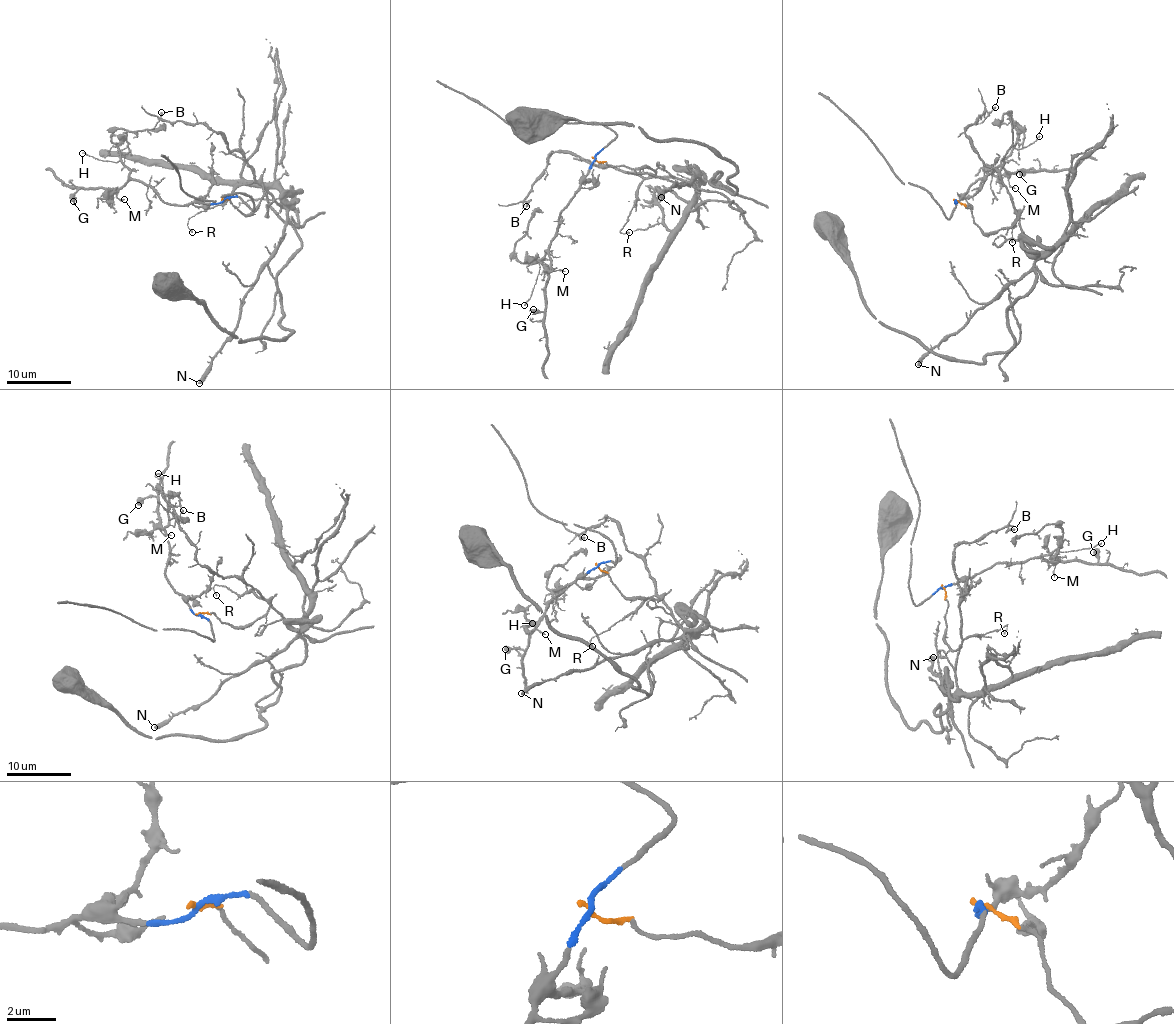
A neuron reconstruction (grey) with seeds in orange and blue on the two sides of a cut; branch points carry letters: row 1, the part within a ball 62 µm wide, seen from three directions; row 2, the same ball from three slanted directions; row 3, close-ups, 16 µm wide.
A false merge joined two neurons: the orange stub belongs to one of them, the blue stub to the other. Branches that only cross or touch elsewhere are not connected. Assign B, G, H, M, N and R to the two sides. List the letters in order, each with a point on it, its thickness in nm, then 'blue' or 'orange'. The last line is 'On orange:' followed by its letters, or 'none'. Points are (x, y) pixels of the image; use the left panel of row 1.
B: place (161, 112); calibre 150 nm; orange
G: place (73, 201); calibre 600 nm; blue
H: place (82, 153); calibre 100 nm; blue
M: place (124, 199); calibre 130 nm; blue
N: place (199, 383); calibre 480 nm; orange
R: place (192, 232); calibre 110 nm; orange
On orange: B, N, R

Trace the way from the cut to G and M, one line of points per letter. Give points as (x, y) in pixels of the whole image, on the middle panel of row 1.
G: (594, 157), (576, 194), (563, 209), (557, 225), (549, 252), (543, 311), (537, 313), (533, 309)
M: (594, 157), (576, 194), (561, 212), (549, 250), (550, 268), (565, 271)

